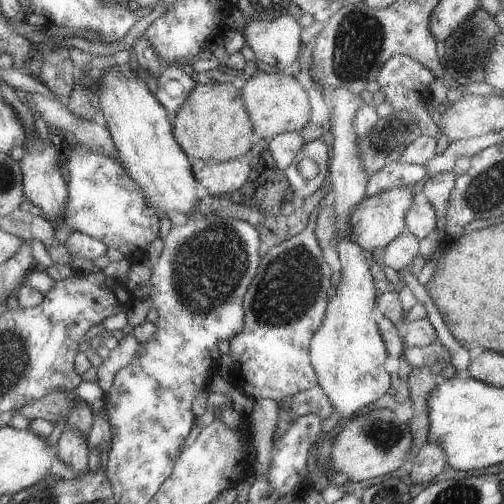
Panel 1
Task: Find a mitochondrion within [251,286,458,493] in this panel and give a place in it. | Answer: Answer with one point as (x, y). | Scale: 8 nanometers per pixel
(383, 434)

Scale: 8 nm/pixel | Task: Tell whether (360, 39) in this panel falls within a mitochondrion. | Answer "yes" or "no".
yes

